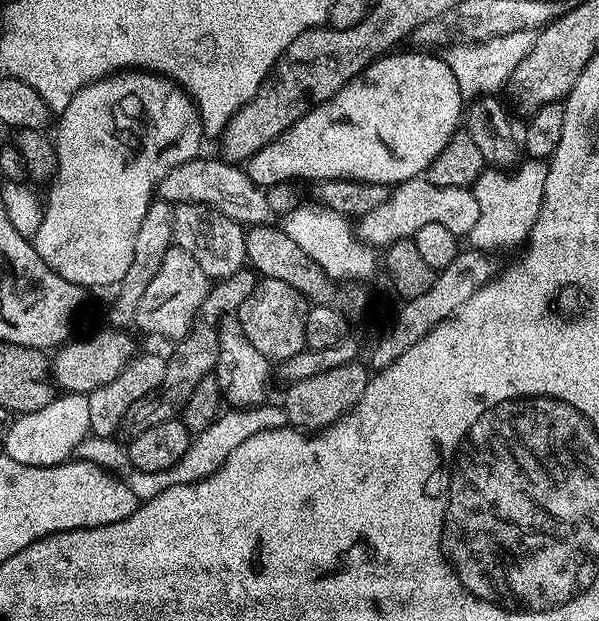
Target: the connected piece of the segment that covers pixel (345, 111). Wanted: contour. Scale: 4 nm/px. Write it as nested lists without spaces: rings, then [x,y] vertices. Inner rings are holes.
[[[396,50],[389,55],[378,57],[370,66],[366,66],[366,70],[362,70],[354,79],[346,82],[346,86],[342,86],[342,90],[338,90],[338,94],[334,94],[334,98],[322,102],[317,108],[312,108],[305,116],[298,118],[298,122],[294,122],[294,126],[290,126],[281,136],[274,138],[274,142],[262,146],[262,150],[255,152],[246,161],[248,177],[255,184],[259,184],[261,188],[267,190],[267,188],[275,184],[301,182],[300,180],[308,180],[307,182],[315,182],[317,180],[361,180],[371,184],[395,186],[401,184],[403,180],[415,180],[421,174],[427,173],[430,162],[434,162],[434,158],[438,158],[438,150],[442,150],[442,146],[446,146],[446,142],[450,142],[450,138],[461,127],[462,113],[465,111],[466,101],[458,90],[458,82],[454,78],[454,70],[450,70],[450,66],[443,58],[439,55],[431,56],[428,53],[431,51],[428,50],[416,50],[420,52],[400,51],[404,50]]]

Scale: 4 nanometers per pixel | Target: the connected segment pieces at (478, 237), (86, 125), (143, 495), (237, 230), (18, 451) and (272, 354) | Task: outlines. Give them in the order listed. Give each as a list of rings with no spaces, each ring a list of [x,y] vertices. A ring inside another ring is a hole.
[[[527,159],[523,161],[511,174],[501,169],[486,168],[473,184],[475,201],[478,202],[479,216],[474,228],[468,235],[468,242],[475,251],[485,254],[492,254],[494,250],[504,247],[519,247],[531,232],[534,222],[537,221],[538,212],[541,209],[542,194],[545,193],[546,174],[548,173],[547,163],[541,160]]]
[[[119,70],[111,75],[95,80],[92,84],[85,84],[74,98],[70,98],[70,106],[66,106],[64,112],[59,113],[54,131],[54,143],[56,146],[56,157],[58,166],[56,174],[47,189],[48,200],[43,201],[44,217],[42,226],[38,226],[38,234],[34,238],[36,253],[49,264],[55,272],[66,282],[74,282],[79,288],[91,290],[91,288],[104,288],[107,284],[119,285],[122,278],[126,278],[126,270],[130,270],[130,261],[134,258],[134,238],[138,238],[138,226],[142,226],[142,218],[146,218],[146,210],[154,199],[154,183],[170,170],[176,168],[182,162],[195,160],[201,155],[200,143],[206,140],[204,135],[204,122],[200,118],[200,110],[196,107],[195,100],[189,95],[187,89],[161,76],[158,72],[145,72],[143,70]]]
[[[271,402],[255,405],[251,408],[232,408],[221,411],[215,422],[206,430],[195,433],[194,439],[189,443],[188,449],[174,466],[166,470],[154,470],[153,472],[133,473],[127,477],[130,490],[134,490],[134,498],[138,502],[158,498],[162,490],[170,490],[172,486],[182,486],[183,484],[193,484],[199,480],[205,480],[214,470],[220,468],[222,462],[230,456],[246,438],[252,438],[267,428],[282,428],[288,424],[287,414],[283,407],[276,408]]]
[[[178,204],[172,209],[175,247],[186,250],[213,281],[224,280],[246,264],[245,225],[212,211],[207,204]]]
[[[61,393],[44,408],[32,413],[19,415],[9,425],[7,438],[2,444],[5,455],[14,458],[16,462],[22,462],[23,465],[56,465],[65,463],[74,454],[72,452],[79,446],[84,436],[87,437],[89,435],[89,418],[90,406],[85,393]]]
[[[261,279],[256,289],[240,303],[238,315],[240,325],[258,350],[270,362],[279,362],[294,358],[304,349],[306,338],[306,314],[310,307],[309,301],[302,293],[294,290],[294,286],[286,286],[286,282]]]

